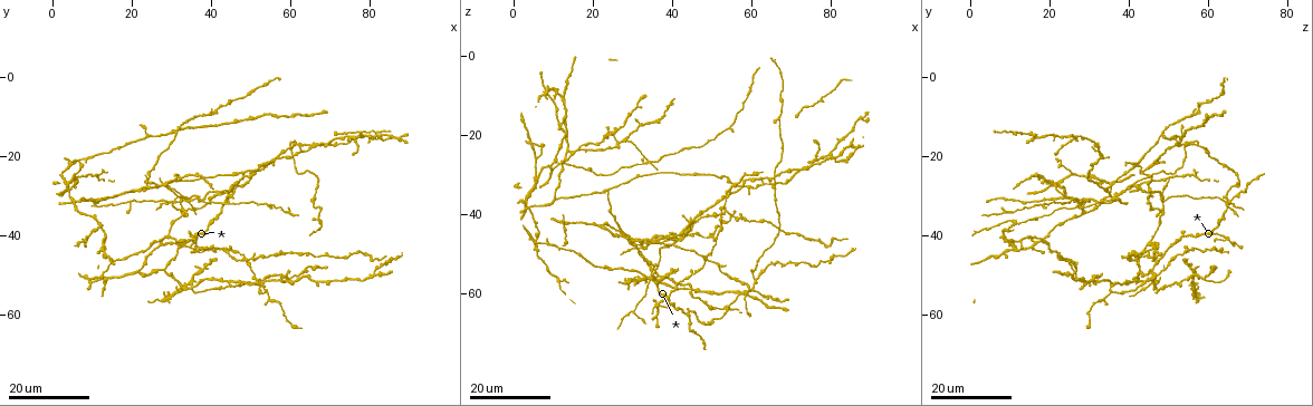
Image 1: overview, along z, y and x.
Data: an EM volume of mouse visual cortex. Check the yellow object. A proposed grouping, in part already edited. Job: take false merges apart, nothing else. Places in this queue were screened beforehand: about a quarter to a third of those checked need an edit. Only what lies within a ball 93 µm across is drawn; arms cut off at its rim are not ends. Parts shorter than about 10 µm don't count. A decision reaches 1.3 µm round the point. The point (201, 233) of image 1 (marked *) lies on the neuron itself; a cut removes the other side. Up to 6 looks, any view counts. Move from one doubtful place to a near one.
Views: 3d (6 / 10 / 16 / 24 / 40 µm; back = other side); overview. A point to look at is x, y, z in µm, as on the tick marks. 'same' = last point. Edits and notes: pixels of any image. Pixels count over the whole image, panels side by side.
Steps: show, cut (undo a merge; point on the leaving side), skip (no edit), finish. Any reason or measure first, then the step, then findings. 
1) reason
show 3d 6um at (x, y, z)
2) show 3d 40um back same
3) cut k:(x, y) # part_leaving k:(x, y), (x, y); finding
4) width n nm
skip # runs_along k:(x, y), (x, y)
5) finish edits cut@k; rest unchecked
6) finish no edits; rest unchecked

looks like a crossing
show 3d 16um at (33.0, 34.0, 48.0)

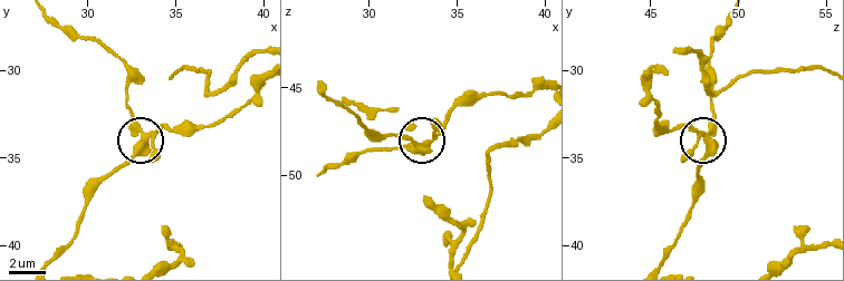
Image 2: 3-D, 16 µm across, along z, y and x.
show 3d 10um at (33.3, 33.7, 48.2)

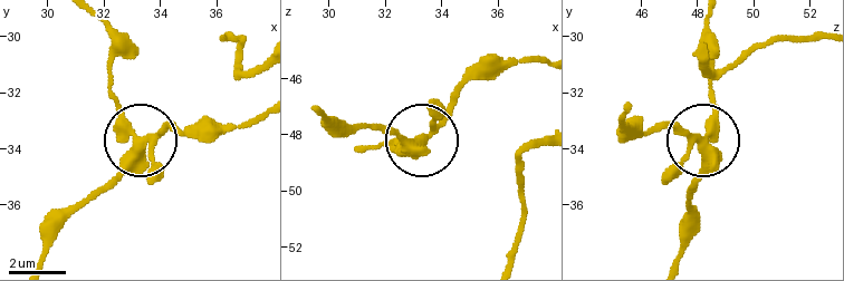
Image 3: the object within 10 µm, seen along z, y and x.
width 340 nm
skip # runs_along 3:(42, 258), (57, 229), (136, 149), (136, 135), (109, 87); continuous, no second neuron

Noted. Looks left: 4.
three arms meet
show 3d 16um at (76.5, 15.5, 26.0)

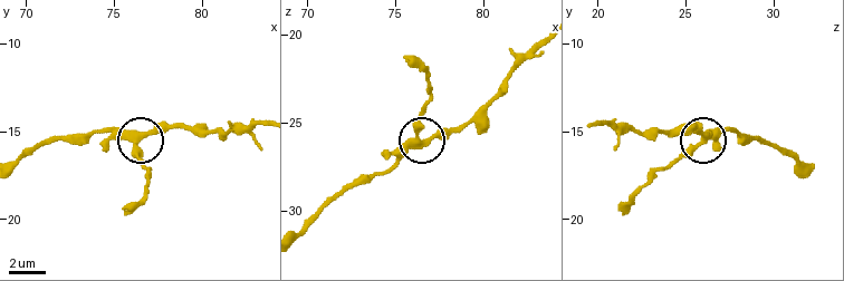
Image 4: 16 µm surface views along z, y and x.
show 3d 6um at (76.4, 15.5, 26.1)

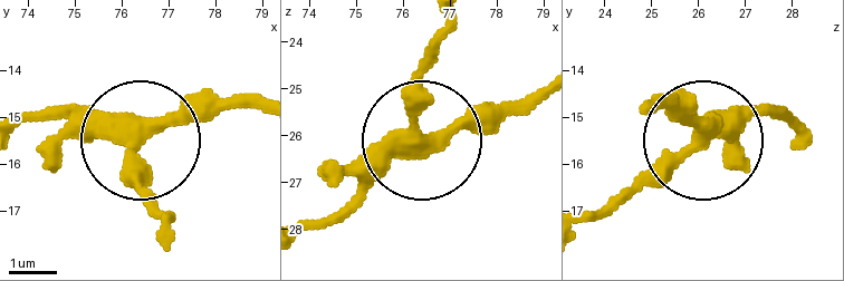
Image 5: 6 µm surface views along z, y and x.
show 3d 6um back at (76.35, 15.50, 26.10)

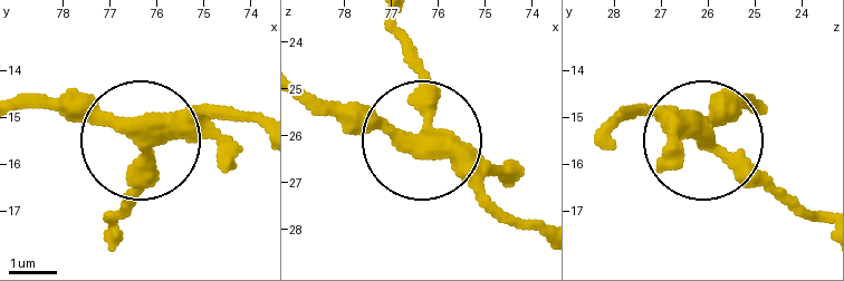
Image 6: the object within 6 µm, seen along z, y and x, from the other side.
arms 3
skip # runs_along 6:(257, 125), (185, 109), (125, 137), (45, 102); one neuron here

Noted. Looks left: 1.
finish no edits; rest unchecked

